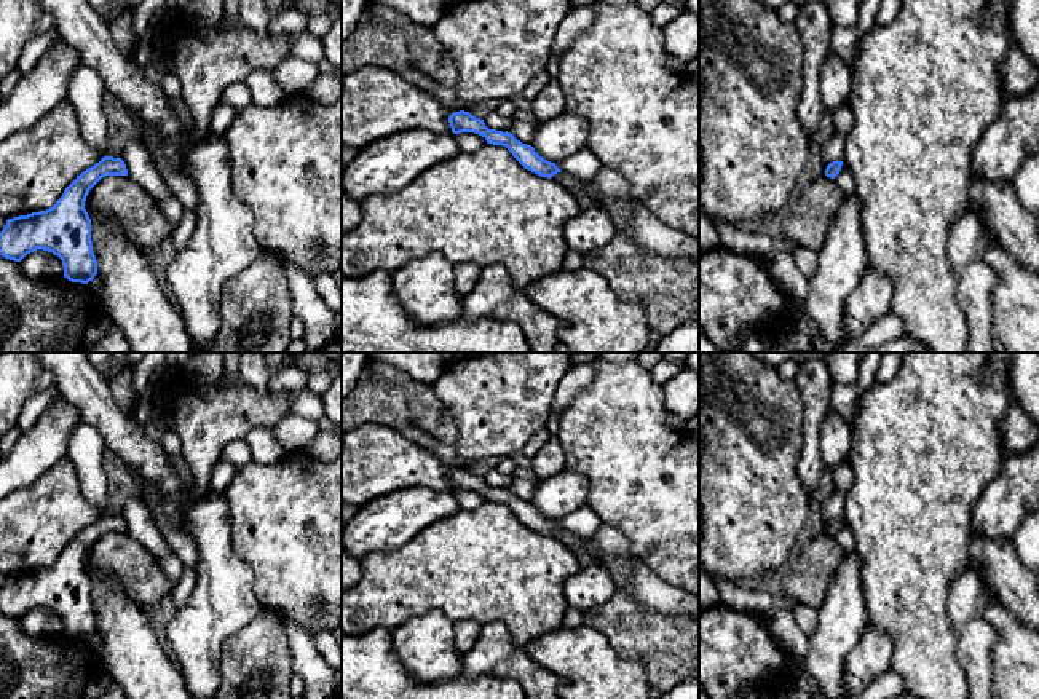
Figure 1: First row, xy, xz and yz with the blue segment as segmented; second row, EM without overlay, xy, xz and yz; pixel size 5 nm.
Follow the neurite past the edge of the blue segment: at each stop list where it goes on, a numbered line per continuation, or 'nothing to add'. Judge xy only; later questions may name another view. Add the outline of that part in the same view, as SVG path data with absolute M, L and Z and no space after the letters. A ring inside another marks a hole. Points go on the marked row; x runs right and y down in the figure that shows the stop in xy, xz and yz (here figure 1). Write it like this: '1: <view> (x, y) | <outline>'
nothing to add

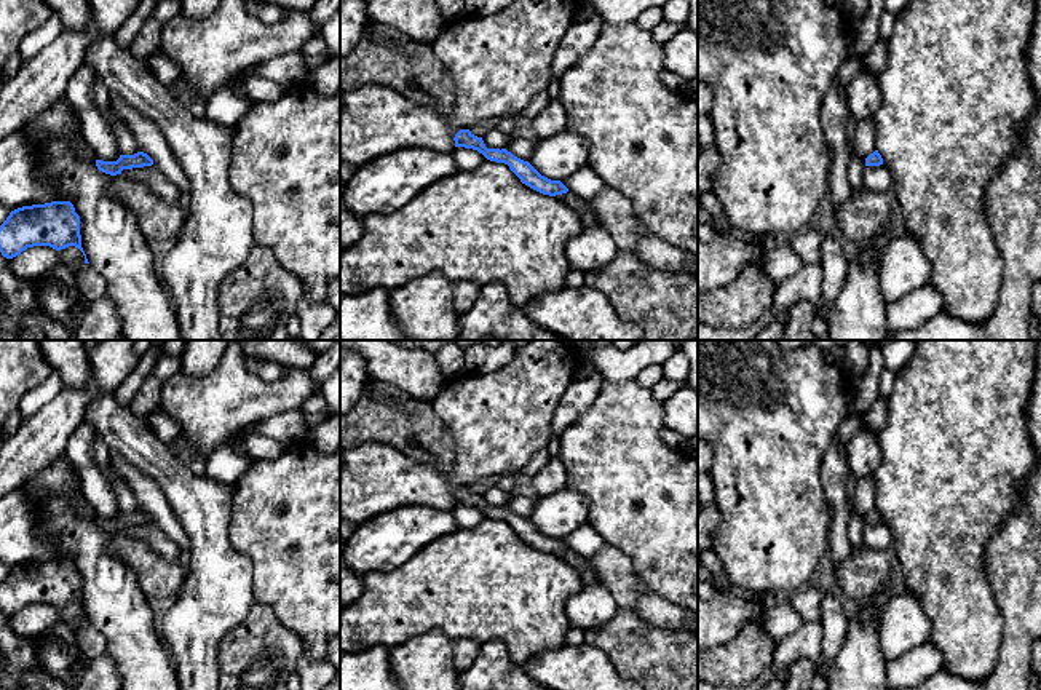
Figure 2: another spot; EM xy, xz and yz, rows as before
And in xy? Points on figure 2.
nothing to add

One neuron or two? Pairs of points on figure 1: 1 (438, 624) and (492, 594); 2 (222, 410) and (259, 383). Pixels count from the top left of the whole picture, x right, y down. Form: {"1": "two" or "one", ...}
{"1": "two", "2": "two"}

